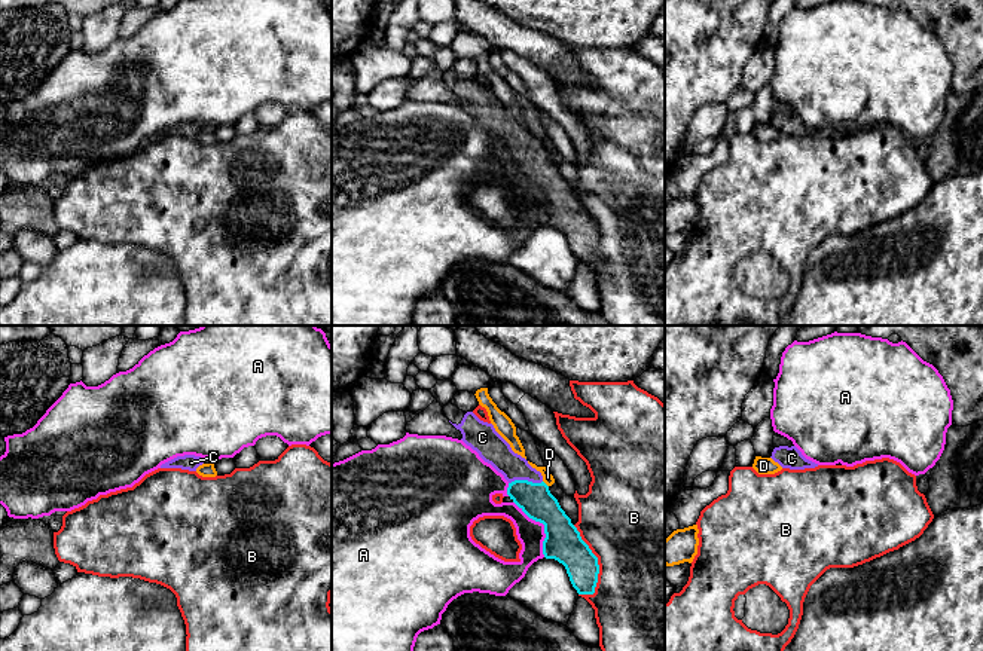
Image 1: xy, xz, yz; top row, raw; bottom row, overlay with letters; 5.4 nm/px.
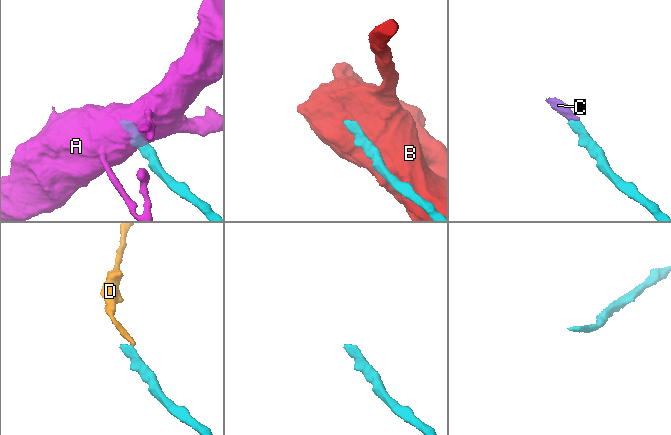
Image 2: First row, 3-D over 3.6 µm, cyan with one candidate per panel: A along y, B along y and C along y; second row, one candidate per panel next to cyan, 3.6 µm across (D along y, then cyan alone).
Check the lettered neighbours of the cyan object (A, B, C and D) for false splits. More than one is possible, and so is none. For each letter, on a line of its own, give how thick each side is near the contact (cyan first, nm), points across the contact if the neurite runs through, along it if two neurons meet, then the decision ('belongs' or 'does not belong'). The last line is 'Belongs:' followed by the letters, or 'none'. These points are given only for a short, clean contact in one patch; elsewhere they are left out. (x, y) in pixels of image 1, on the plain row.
A: 200/140 nm | along xz (513, 168), (530, 185), (543, 192), (545, 223) | does not belong
B: 200/480 nm | does not belong
C: 180/160 nm | across xz (537, 170), (527, 156), (525, 147), (492, 115) | belongs
D: 180/60 nm | along xz (543, 147), (548, 153) | does not belong
Belongs: C

